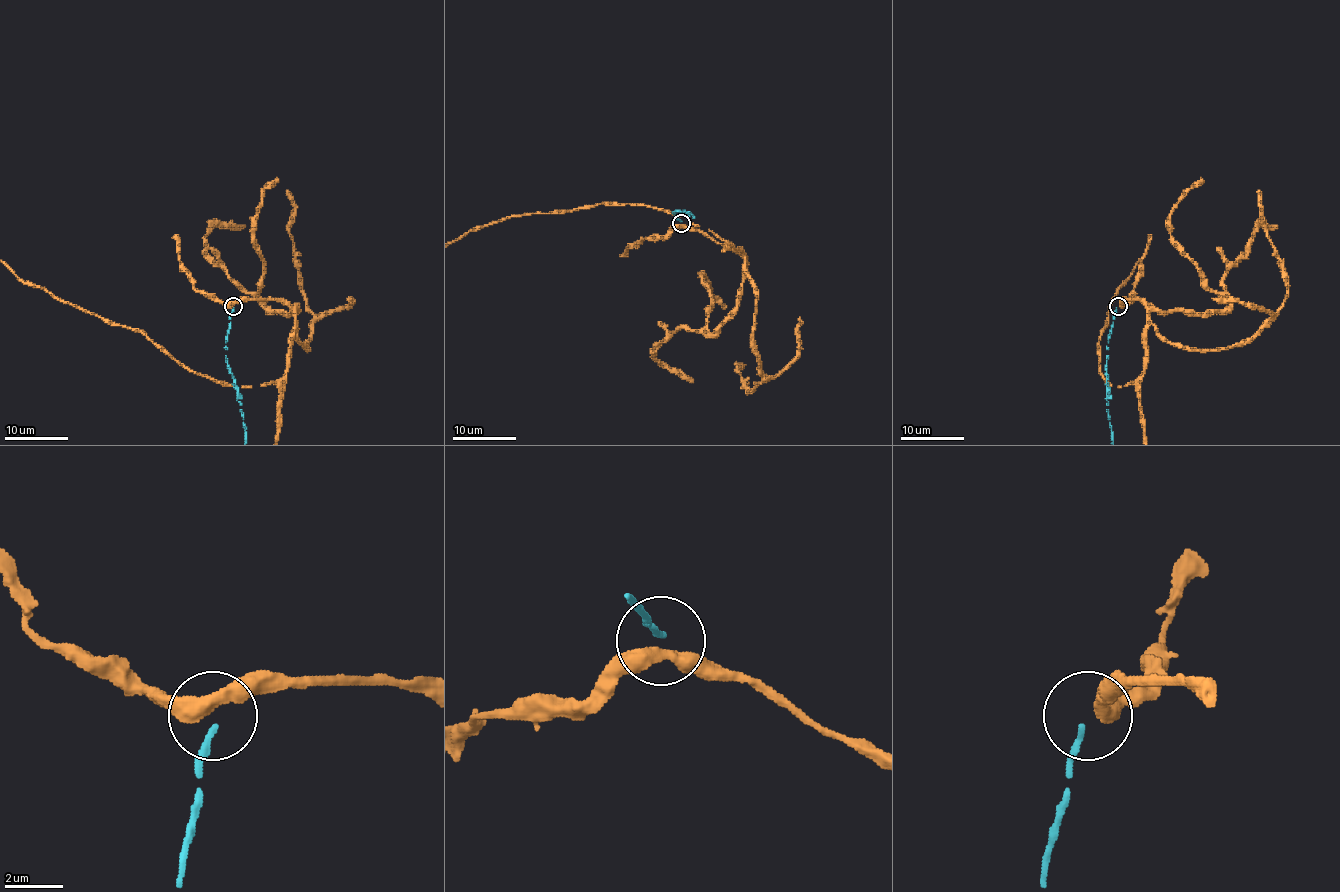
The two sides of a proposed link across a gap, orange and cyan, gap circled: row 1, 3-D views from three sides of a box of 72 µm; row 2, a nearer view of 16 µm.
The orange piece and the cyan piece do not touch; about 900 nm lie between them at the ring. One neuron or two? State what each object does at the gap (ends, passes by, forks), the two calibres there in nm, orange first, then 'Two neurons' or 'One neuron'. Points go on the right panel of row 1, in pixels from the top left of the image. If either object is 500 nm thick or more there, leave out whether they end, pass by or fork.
At the ring orange passes by. At the ring cyan ends. Thickness 460 nm (orange) against 200 nm. Two neurons

